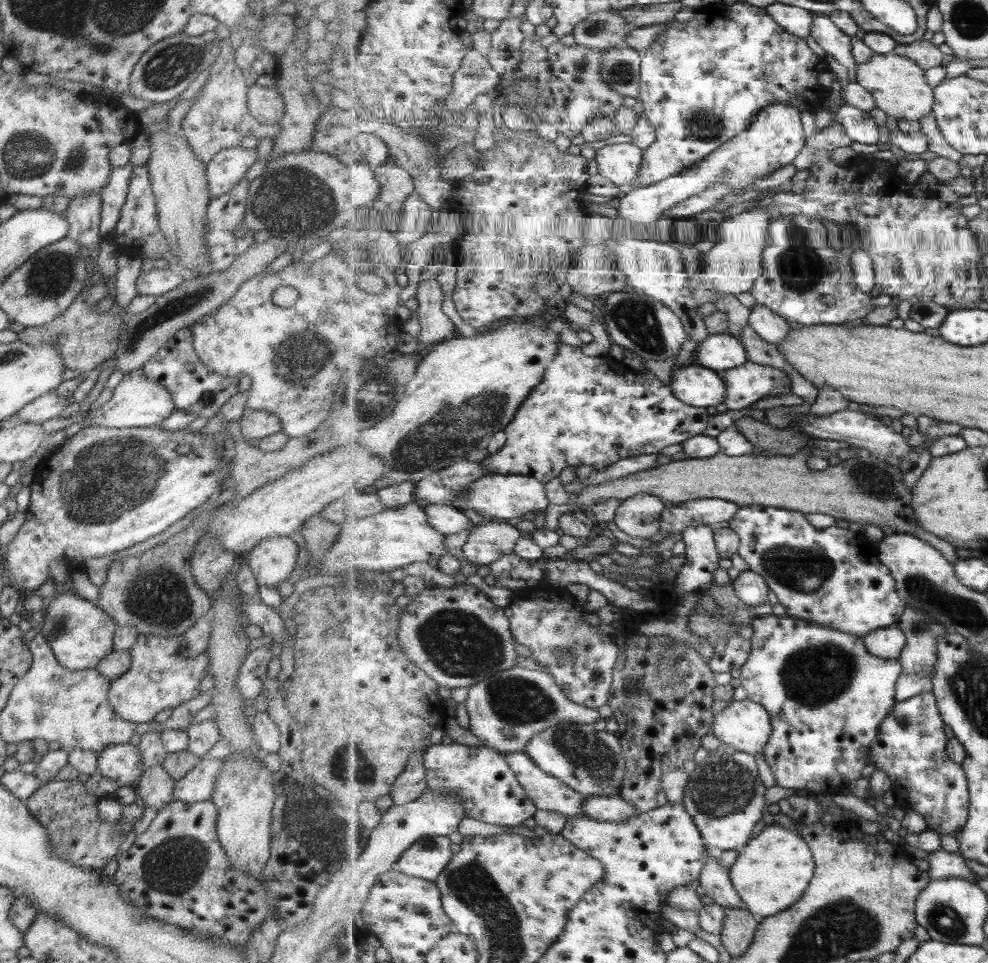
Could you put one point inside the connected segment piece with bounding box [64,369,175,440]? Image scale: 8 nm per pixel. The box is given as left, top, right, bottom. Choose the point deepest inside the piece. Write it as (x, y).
(136, 401)

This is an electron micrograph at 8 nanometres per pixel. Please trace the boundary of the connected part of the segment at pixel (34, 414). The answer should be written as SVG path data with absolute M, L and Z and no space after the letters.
M56 388L51 389L20 408L13 418L21 422L41 425L43 421L57 417L71 402L72 396L62 397L57 394Z

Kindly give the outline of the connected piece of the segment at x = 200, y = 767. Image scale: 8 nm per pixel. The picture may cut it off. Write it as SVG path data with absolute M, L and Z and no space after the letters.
M203 759L179 780L174 781L172 800L201 802L210 800L215 779L224 760Z

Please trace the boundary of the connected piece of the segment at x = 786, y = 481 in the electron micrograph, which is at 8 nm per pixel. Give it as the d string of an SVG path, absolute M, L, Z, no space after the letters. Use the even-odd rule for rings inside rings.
M721 452L710 459L672 460L619 480L592 484L578 494L571 494L569 499L588 511L604 500L617 499L623 502L639 493L653 493L674 505L704 498L723 499L734 501L740 507L763 505L795 509L802 513L825 512L847 520L857 529L869 523L879 528L891 526L894 530L899 530L899 533L919 528L915 512L911 508L913 492L907 490L899 468L885 462L883 457L872 452L860 452L859 460L843 460L838 465L828 466L824 471L808 468L806 463L806 456L801 453L765 457L758 453L727 456ZM836 498L839 498L839 502L833 502ZM841 510L845 510L845 514L849 516L841 516Z

